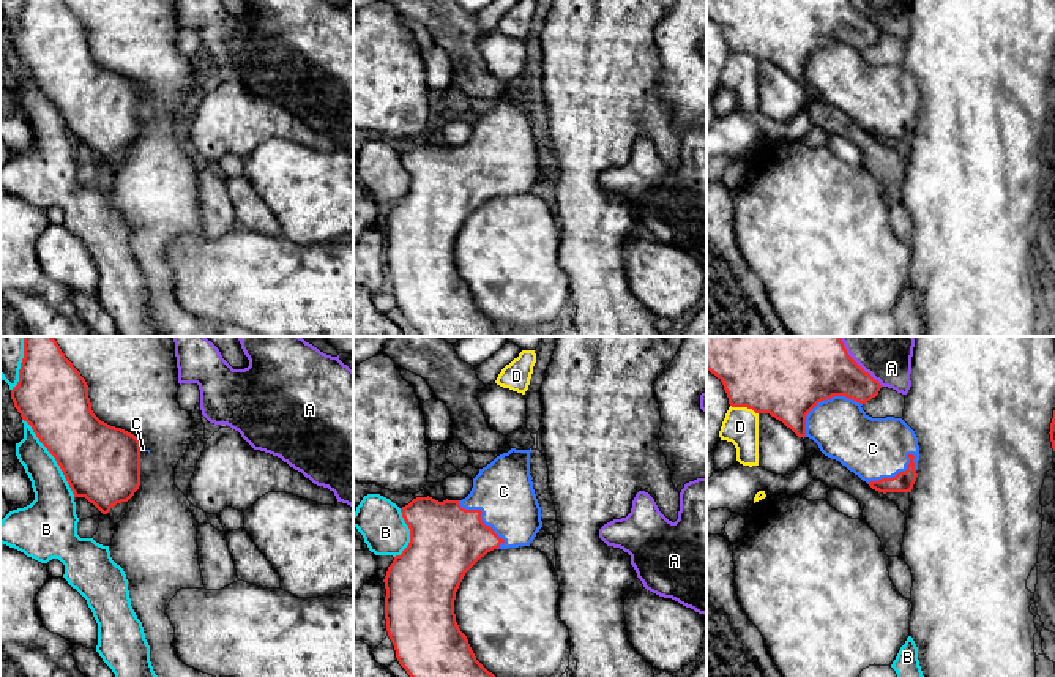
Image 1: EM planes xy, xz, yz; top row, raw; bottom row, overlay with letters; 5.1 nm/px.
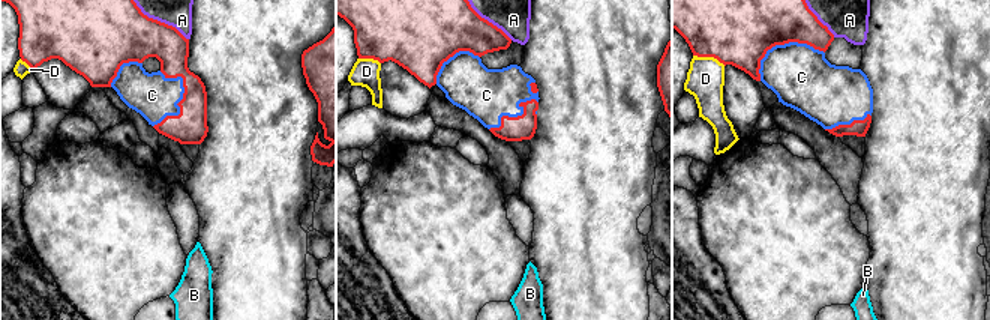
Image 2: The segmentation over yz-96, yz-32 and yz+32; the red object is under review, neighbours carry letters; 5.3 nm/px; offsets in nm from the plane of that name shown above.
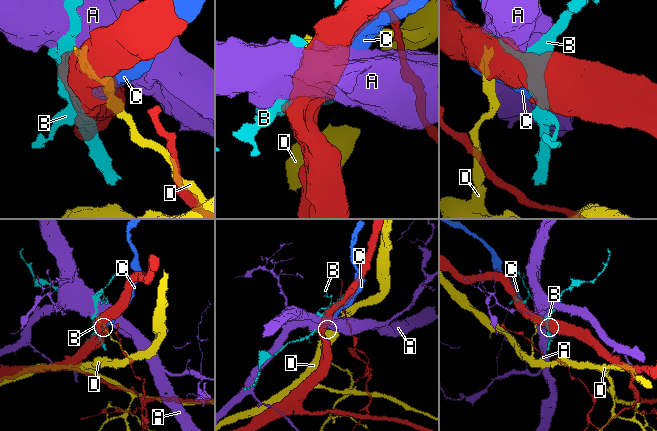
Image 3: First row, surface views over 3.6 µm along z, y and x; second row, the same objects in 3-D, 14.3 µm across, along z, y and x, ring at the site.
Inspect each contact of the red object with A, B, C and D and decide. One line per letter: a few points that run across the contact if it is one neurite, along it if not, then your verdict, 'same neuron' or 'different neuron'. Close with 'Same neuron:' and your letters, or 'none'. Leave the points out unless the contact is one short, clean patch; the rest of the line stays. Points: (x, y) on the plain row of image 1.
A: different neuron
B: different neuron
C: same neuron
D: different neuron
Same neuron: C

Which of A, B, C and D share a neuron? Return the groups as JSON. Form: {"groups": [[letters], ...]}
{"groups": [["A"], ["B"], ["C"], ["D"]]}

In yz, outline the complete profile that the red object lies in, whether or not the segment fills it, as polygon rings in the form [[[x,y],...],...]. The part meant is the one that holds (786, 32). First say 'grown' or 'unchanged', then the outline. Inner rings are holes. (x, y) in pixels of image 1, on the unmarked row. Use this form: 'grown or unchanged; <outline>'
grown; [[[706,0],[706,17],[722,28],[732,54],[770,60],[798,84],[812,85],[825,103],[839,107],[872,136],[883,140],[913,136],[918,84],[902,65],[872,65],[863,57],[882,32],[848,0]]]

